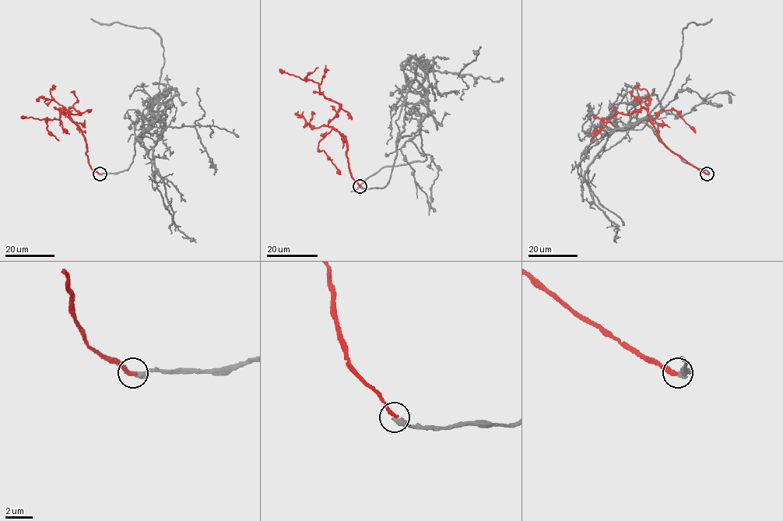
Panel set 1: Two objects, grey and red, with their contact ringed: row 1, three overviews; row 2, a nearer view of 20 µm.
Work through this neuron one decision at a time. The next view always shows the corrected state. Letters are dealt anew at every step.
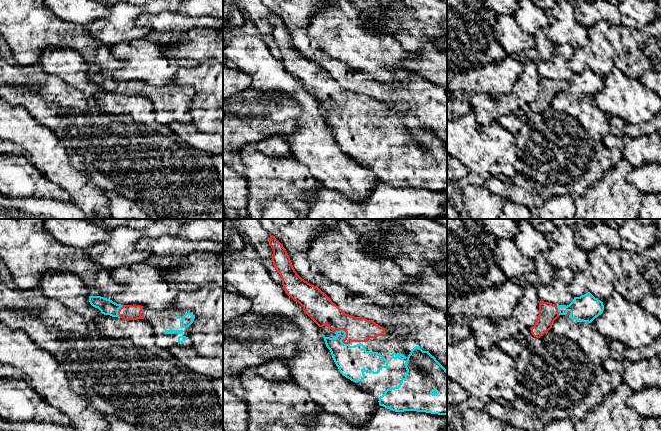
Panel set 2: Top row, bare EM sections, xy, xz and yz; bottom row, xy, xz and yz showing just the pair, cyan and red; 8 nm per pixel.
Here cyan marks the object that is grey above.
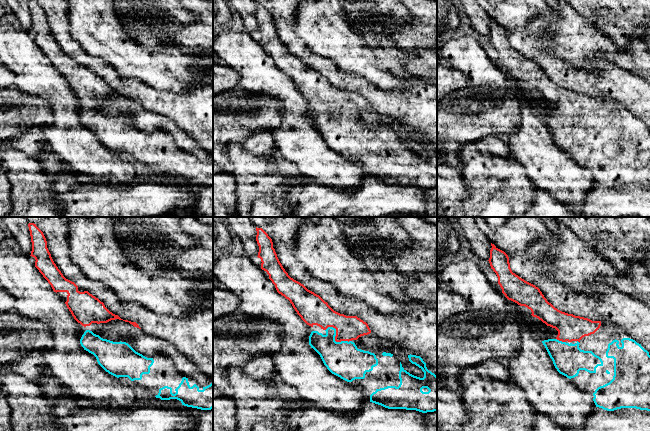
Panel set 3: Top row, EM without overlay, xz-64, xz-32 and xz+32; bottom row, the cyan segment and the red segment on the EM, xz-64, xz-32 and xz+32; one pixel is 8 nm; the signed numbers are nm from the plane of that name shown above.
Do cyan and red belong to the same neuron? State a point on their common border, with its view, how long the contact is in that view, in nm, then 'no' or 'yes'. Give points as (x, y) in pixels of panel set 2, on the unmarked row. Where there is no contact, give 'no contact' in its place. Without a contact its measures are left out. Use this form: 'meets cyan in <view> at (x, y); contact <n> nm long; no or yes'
meets cyan in xz at (345, 111); contact 160 nm long; yes

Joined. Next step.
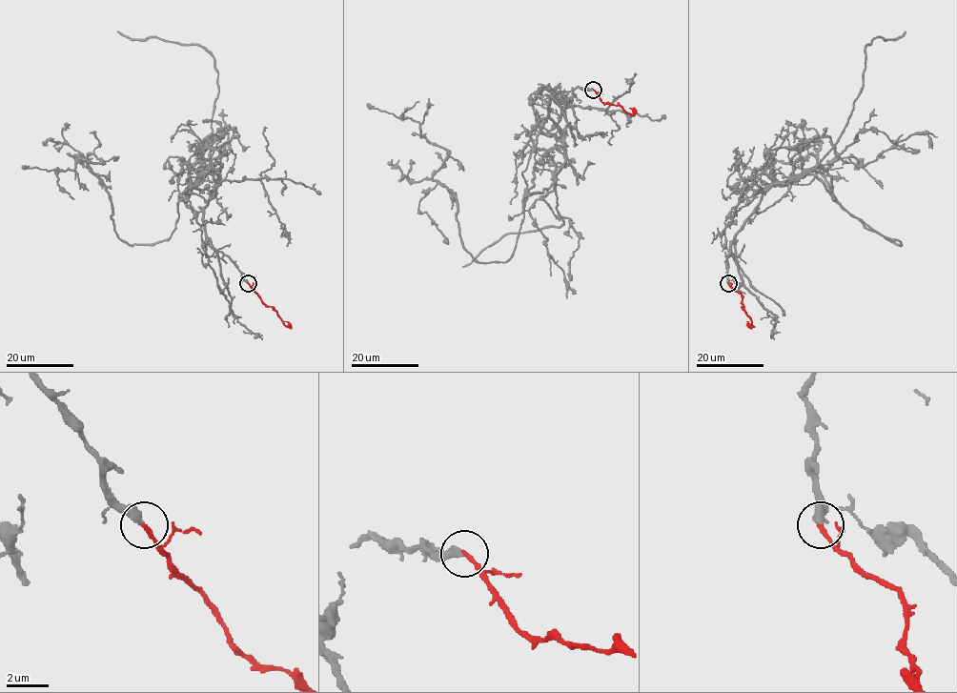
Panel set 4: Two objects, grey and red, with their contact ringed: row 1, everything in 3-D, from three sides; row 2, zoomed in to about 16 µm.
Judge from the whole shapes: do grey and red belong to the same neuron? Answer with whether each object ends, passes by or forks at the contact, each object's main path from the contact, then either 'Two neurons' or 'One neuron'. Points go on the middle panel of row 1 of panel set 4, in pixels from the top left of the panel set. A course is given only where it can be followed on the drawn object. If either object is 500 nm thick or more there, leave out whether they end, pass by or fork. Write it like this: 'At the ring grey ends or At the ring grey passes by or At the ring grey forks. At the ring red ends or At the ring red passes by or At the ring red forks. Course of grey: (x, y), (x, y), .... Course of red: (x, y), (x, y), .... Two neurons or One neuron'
At the ring grey ends. At the ring red ends. Course of grey: (593, 90), (551, 97), (564, 162), (524, 197), (504, 262), (463, 245), (432, 178), (447, 152), (367, 103). Course of red: (593, 90), (603, 103), (620, 105), (634, 114), (635, 112), (630, 108). One neuron

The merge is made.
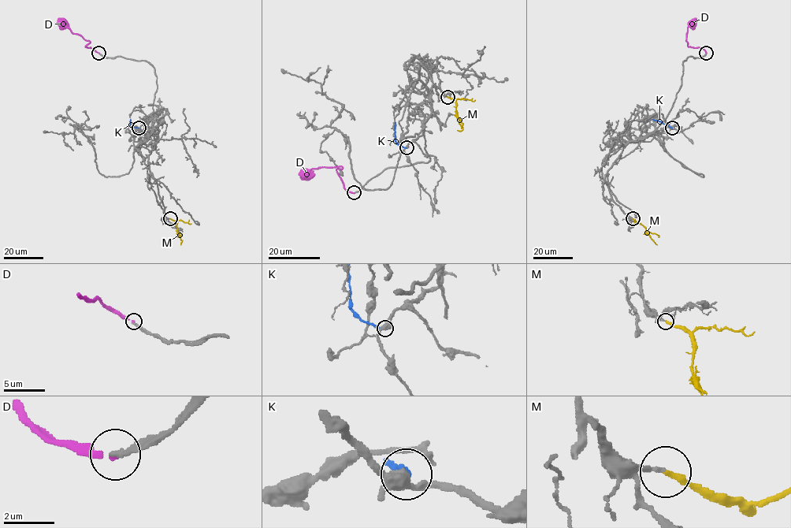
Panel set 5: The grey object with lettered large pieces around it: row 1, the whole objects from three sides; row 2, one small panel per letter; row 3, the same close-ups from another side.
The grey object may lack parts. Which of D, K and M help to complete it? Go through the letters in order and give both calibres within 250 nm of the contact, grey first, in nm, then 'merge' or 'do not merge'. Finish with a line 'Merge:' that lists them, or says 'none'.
D: 200/190 nm | do not merge
K: 380/180 nm | do not merge
M: 160/240 nm | merge
Merge: M

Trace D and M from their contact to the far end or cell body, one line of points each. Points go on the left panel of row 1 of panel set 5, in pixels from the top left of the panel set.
D: (99, 53), (85, 46), (90, 42), (74, 34), (58, 18)
M: (170, 218), (176, 222), (180, 244)

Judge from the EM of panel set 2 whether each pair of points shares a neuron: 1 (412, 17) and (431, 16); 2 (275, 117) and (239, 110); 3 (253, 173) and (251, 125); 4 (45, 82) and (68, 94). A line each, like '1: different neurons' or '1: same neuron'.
1: different neurons
2: same neuron
3: different neurons
4: same neuron

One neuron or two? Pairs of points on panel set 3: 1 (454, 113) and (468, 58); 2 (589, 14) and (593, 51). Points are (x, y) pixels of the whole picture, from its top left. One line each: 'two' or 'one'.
1: two
2: two

